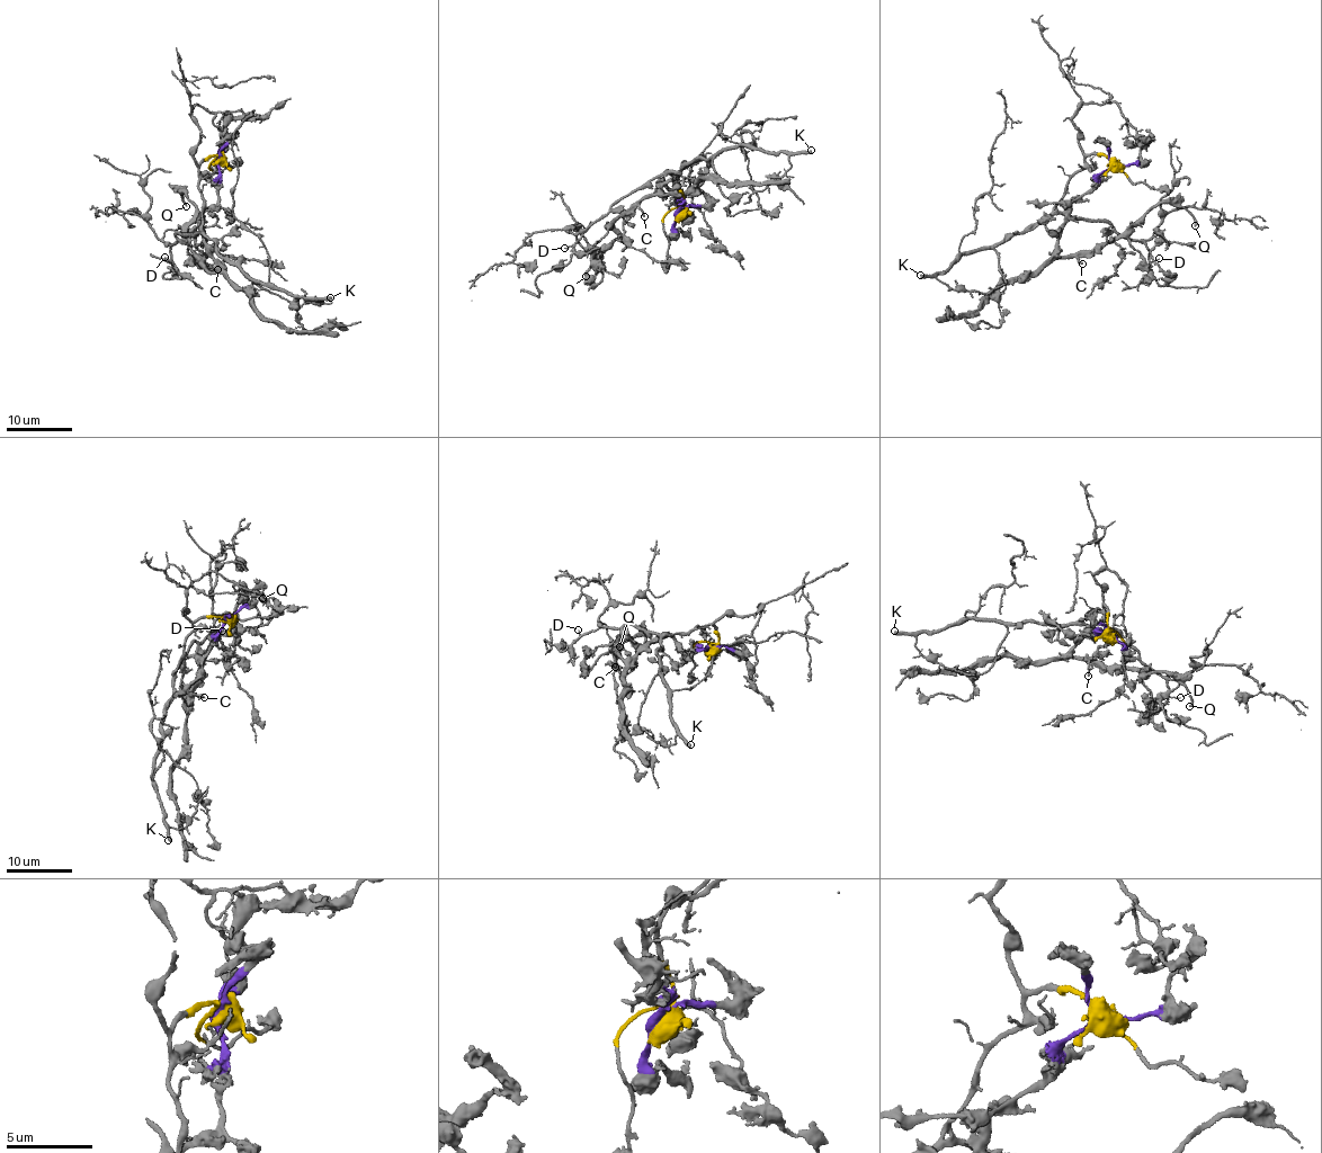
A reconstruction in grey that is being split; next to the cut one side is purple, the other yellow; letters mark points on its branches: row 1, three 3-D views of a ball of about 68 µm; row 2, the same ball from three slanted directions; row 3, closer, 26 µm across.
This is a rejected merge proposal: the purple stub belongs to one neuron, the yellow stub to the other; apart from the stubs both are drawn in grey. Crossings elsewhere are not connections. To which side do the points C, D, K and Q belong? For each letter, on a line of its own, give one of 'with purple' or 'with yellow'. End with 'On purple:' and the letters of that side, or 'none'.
C: with purple
D: with yellow
K: with yellow
Q: with purple
On purple: C, Q

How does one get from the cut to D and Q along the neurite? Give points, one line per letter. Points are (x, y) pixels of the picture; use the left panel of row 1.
D: (217, 160), (214, 155), (197, 170), (201, 229), (177, 232), (169, 246), (171, 260), (164, 257)
Q: (217, 160), (219, 196), (203, 219), (214, 271), (190, 249), (186, 233), (195, 211), (185, 189), (187, 206)

